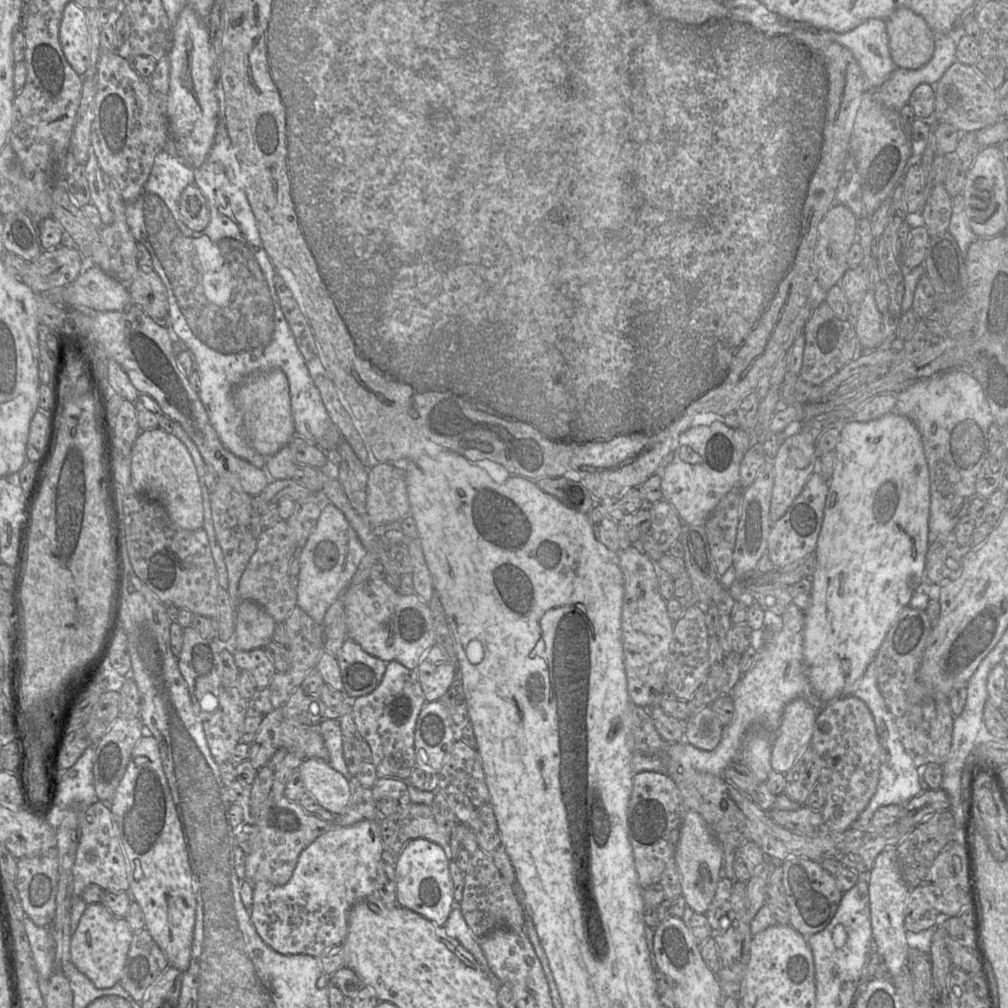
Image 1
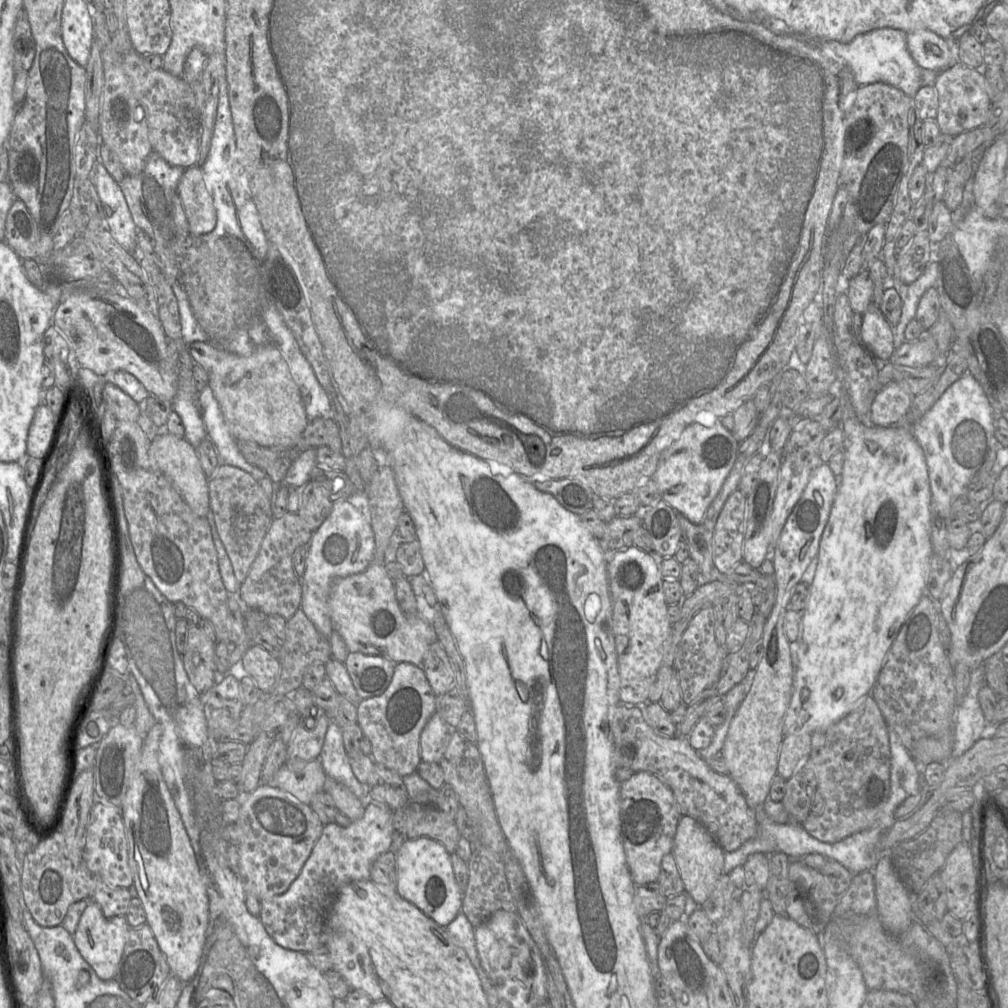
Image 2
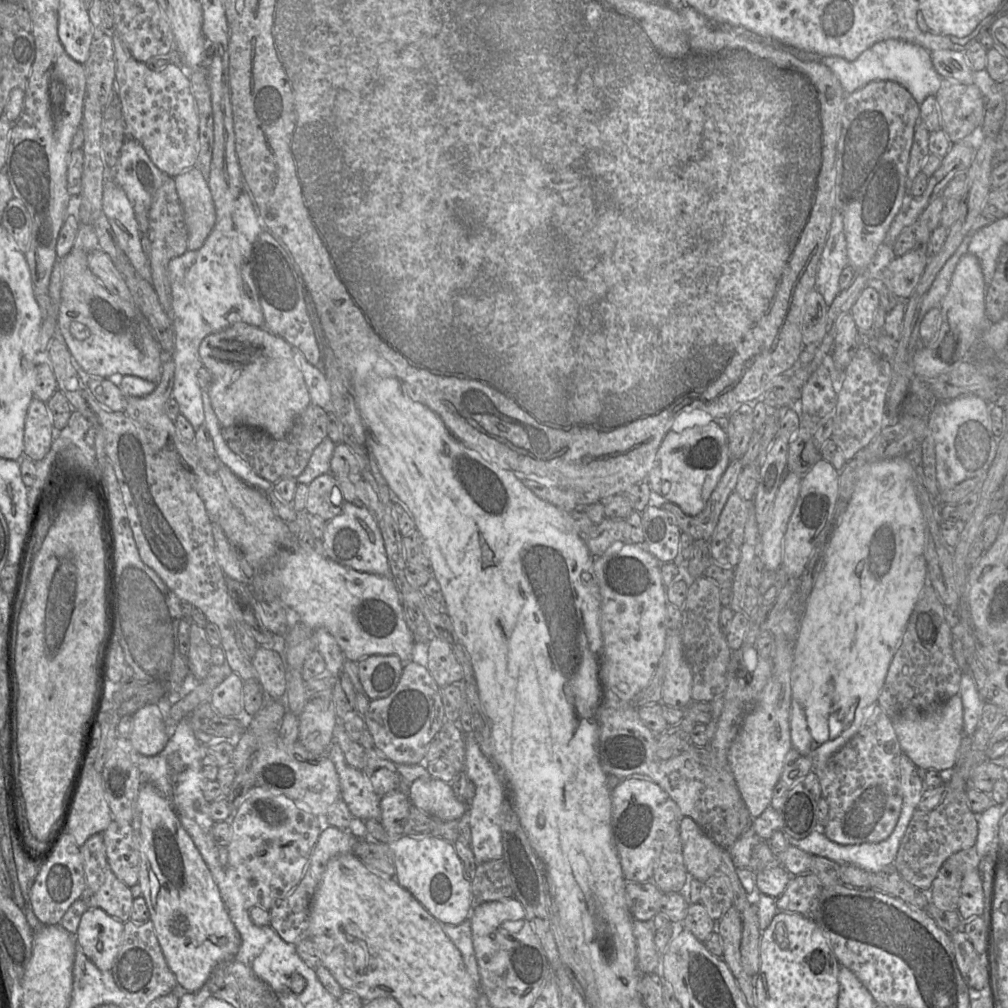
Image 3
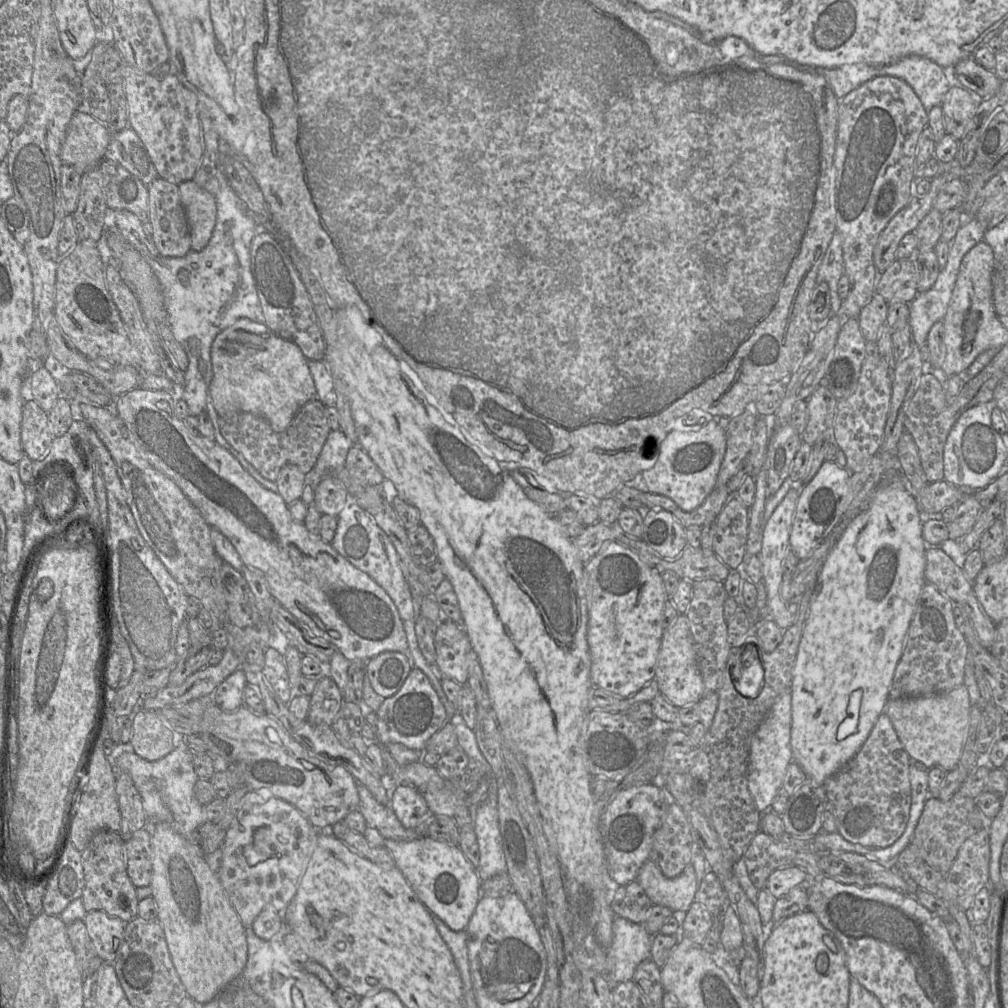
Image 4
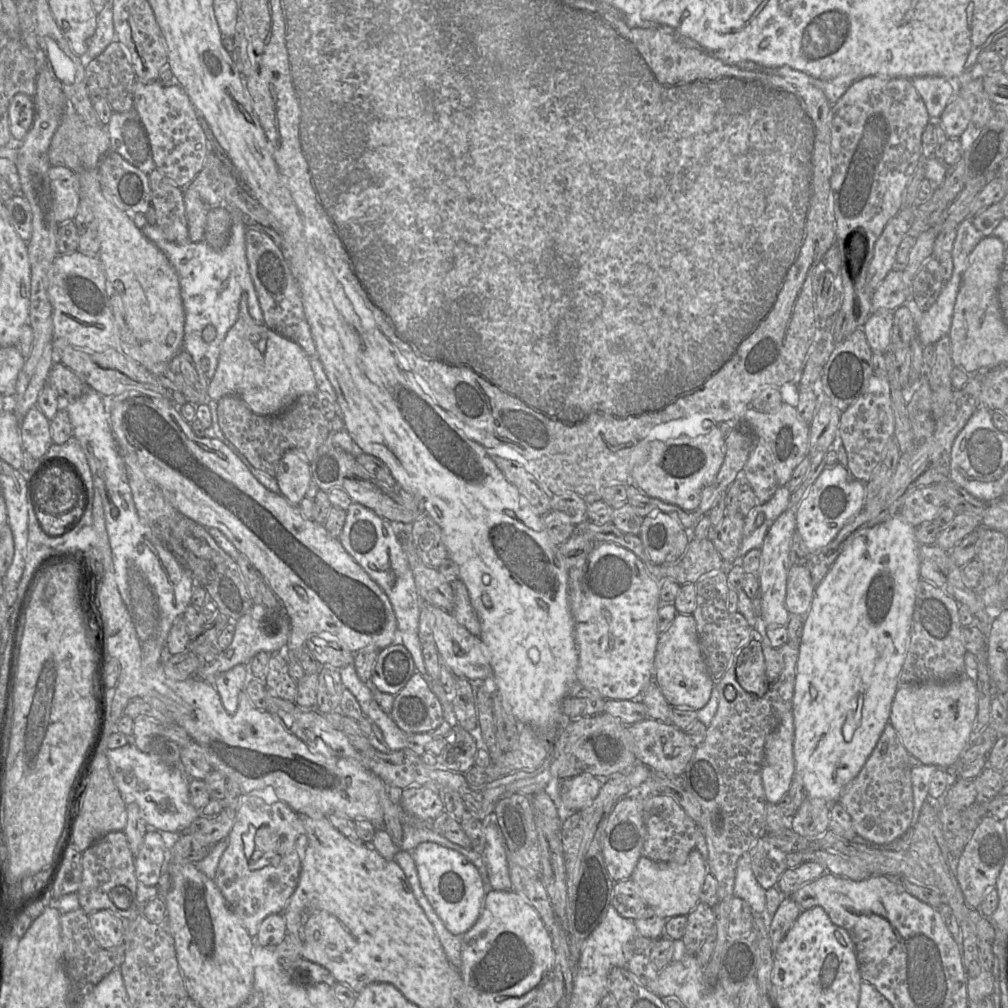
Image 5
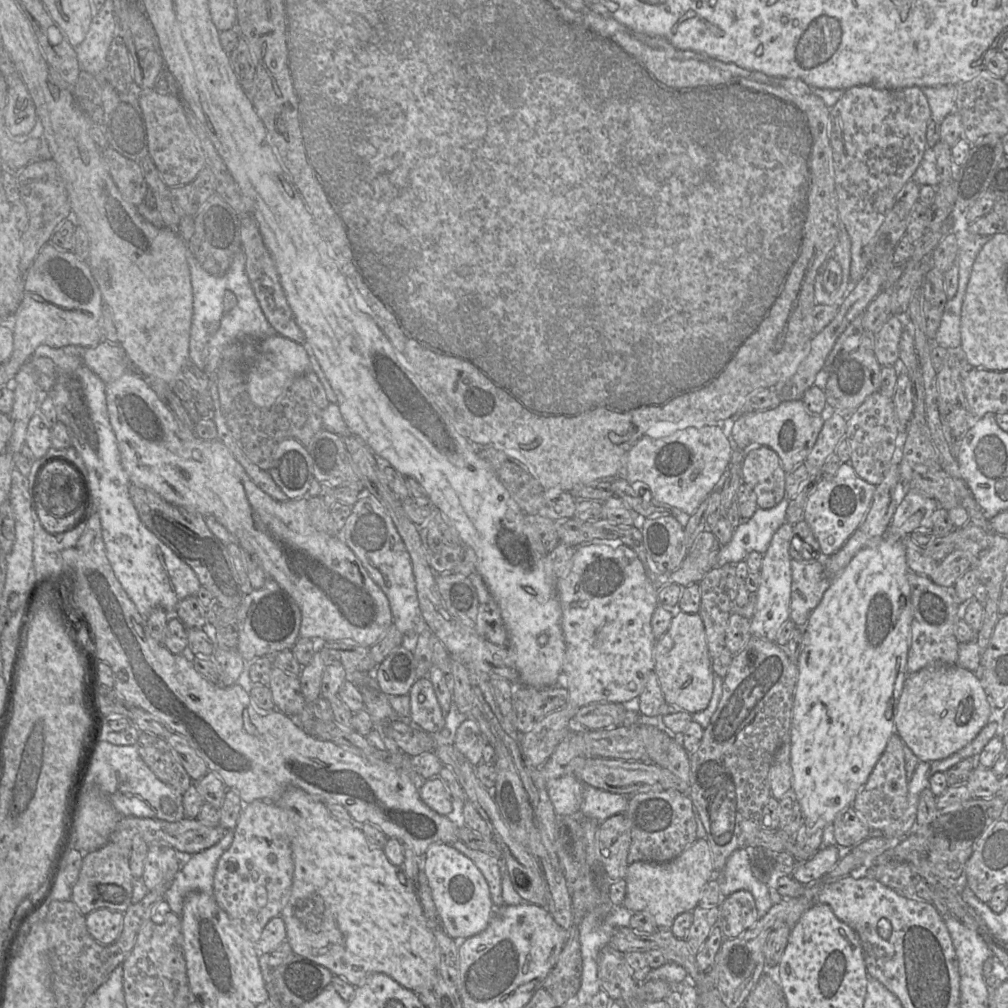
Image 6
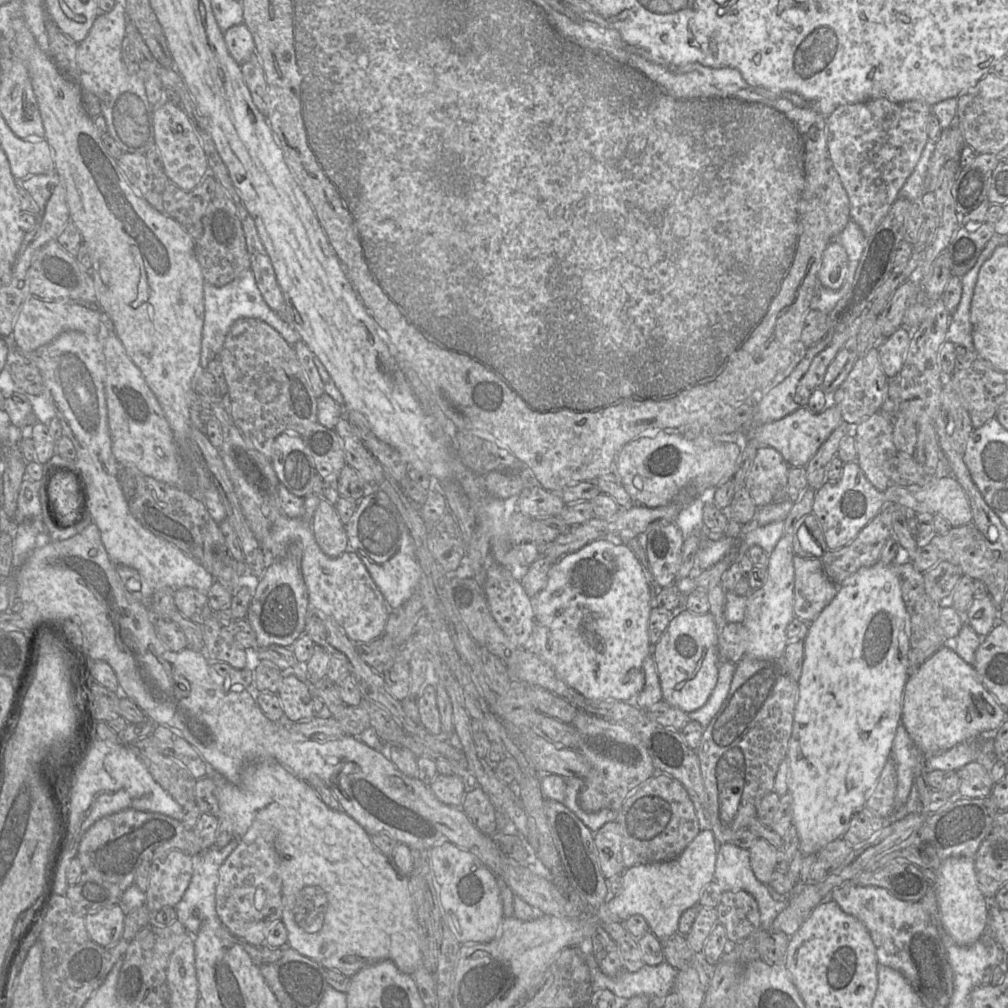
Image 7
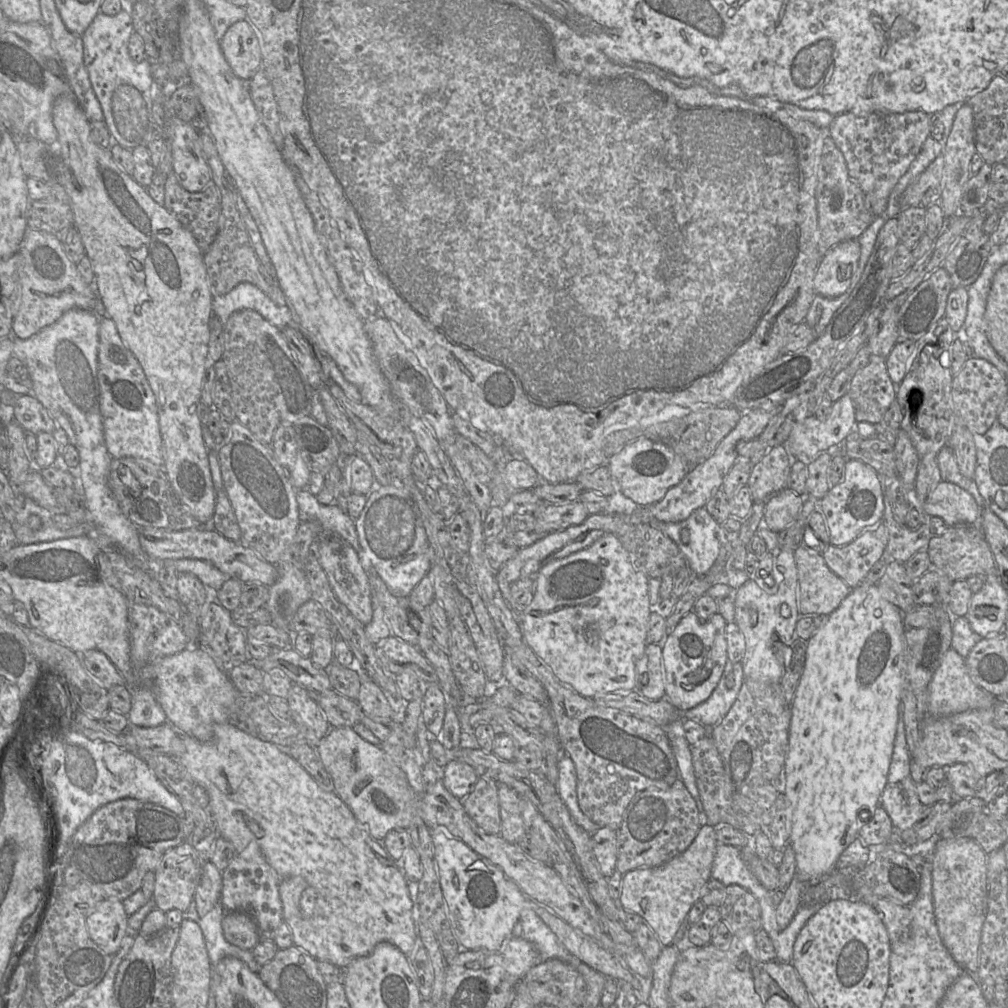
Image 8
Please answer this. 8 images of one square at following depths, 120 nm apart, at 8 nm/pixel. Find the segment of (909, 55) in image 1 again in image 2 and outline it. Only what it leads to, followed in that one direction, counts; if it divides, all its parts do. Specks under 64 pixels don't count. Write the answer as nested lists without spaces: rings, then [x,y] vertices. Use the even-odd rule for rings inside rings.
[[[926,29],[907,32],[908,51],[925,73],[939,73],[959,62],[958,41],[946,41]]]

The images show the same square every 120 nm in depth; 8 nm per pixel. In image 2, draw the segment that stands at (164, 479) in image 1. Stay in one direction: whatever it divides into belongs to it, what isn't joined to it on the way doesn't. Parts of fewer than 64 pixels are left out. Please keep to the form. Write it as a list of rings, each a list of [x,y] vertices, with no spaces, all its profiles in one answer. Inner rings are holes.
[[[160,432],[151,440],[148,456],[151,464],[168,478],[192,511],[205,517],[210,508],[207,476],[202,470],[195,448],[189,441],[168,432]]]

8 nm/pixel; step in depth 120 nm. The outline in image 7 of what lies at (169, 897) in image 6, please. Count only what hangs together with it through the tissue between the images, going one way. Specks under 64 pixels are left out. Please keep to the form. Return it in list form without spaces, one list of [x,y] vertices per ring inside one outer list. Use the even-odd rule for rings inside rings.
[[[232,839],[226,846],[213,845],[192,855],[192,876],[190,883],[181,900],[174,906],[177,919],[184,925],[187,932],[196,935],[202,922],[206,919],[219,919],[216,912],[216,887],[218,883],[219,868],[237,846],[239,839]]]

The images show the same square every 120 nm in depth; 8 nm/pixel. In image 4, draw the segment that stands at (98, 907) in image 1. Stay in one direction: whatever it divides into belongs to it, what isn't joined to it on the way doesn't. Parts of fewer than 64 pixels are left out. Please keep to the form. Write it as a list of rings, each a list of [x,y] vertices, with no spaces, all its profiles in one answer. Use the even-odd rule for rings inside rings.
[[[100,910],[87,912],[83,921],[98,957],[104,963],[114,963],[126,923]]]

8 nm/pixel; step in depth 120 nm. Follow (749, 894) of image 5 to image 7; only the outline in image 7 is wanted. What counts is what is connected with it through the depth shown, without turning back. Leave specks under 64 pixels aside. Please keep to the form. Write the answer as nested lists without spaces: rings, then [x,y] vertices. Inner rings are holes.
[[[731,843],[718,846],[714,881],[723,892],[744,890],[757,901],[761,929],[770,931],[773,921],[786,907],[786,901],[775,901],[766,884],[760,882],[750,863],[750,851]]]

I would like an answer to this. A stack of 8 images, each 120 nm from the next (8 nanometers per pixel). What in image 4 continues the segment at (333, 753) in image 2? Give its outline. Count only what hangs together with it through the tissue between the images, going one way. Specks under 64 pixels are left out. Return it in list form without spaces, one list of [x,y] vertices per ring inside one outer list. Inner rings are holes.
[[[357,782],[359,795],[358,810],[363,814],[367,826],[377,829],[384,838],[411,841],[422,837],[415,828],[405,828],[398,820],[390,805],[378,802],[371,791]]]

